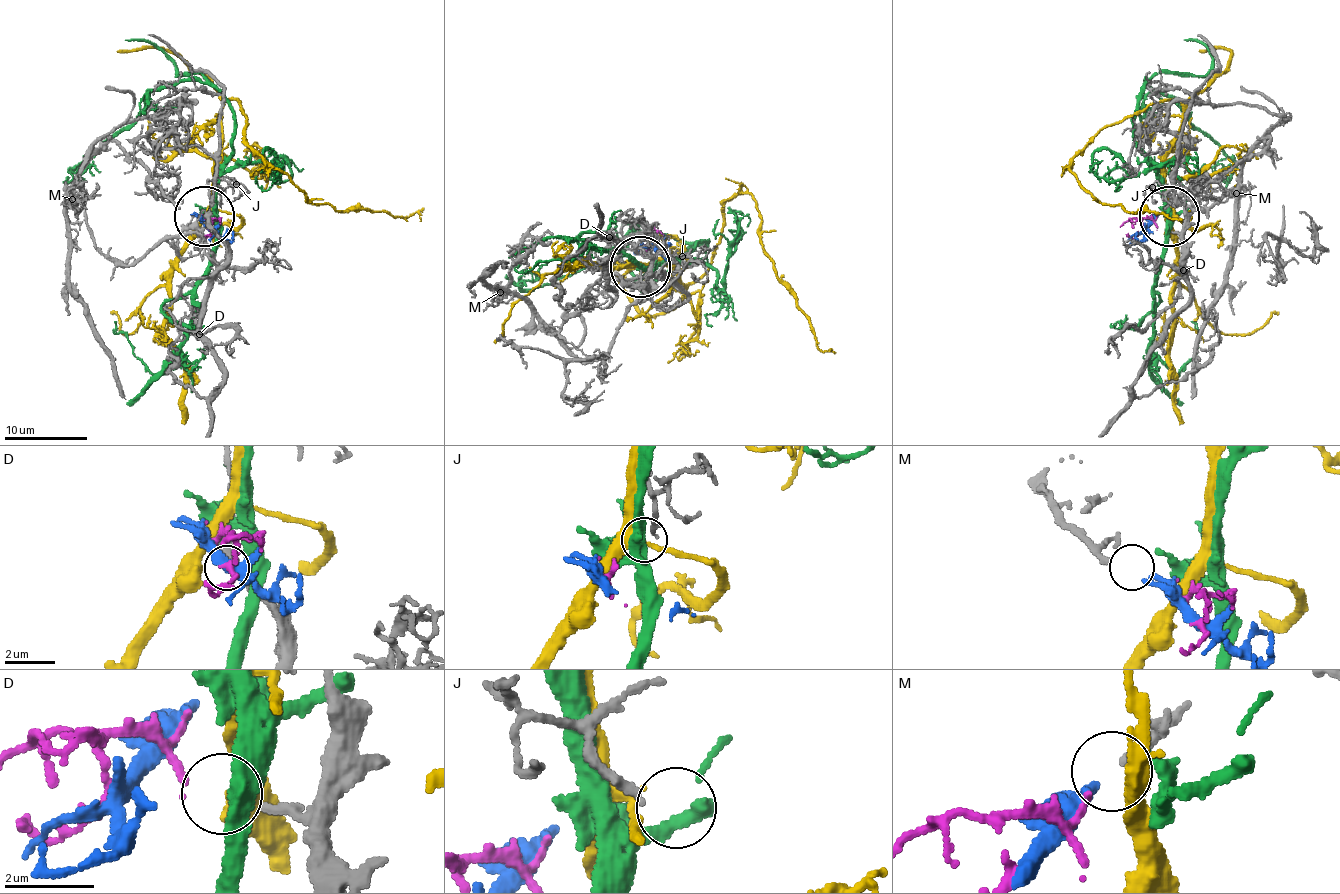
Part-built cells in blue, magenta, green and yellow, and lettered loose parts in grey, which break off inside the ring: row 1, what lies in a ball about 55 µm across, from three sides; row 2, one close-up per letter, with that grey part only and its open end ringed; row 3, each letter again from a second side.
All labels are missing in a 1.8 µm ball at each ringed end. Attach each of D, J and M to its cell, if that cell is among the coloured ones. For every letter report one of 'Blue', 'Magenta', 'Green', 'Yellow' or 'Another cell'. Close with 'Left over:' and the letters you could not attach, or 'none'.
D: Magenta
J: Green
M: Blue
Left over: none

